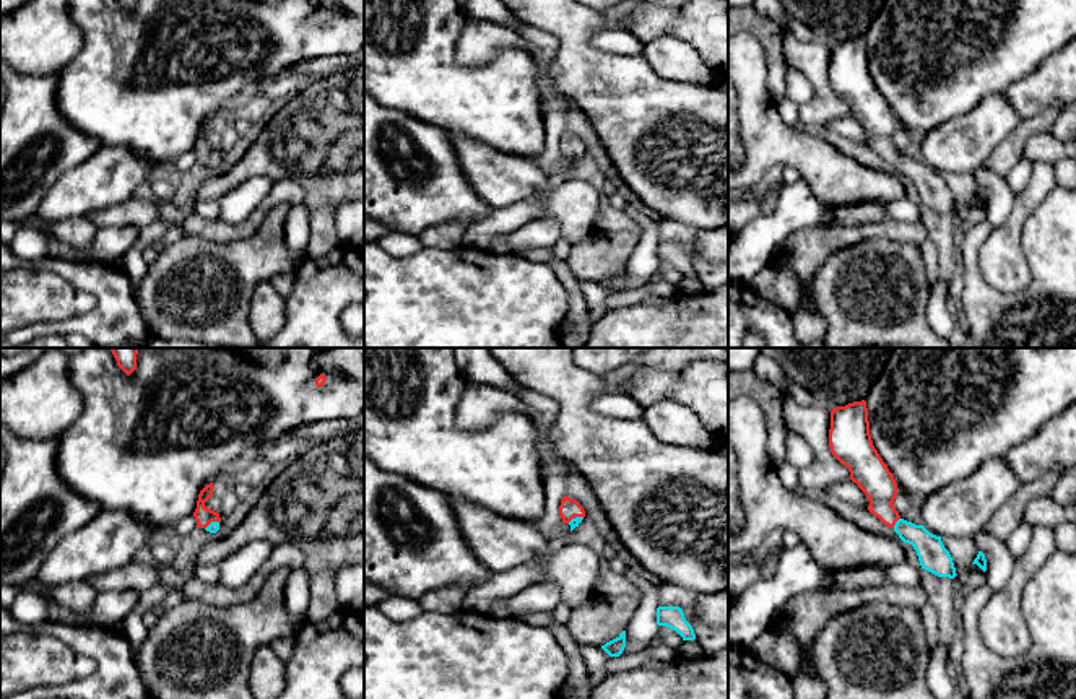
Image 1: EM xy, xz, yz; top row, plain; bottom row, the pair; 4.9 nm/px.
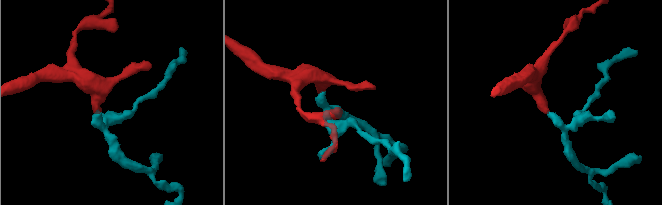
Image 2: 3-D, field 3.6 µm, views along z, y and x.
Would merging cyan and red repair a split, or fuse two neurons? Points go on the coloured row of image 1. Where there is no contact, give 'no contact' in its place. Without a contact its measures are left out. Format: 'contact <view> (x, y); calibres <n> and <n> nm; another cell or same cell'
contact yz (896, 522); calibres 150 and 170 nm; same cell

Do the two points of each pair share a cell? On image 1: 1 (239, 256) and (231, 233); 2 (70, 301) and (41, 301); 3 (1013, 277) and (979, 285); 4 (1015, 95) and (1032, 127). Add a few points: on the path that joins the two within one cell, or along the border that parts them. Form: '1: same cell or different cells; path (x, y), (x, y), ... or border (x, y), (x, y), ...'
1: different cells; border (265, 218), (241, 239), (197, 238)
2: same cell; path (64, 301), (47, 301)
3: different cells; border (979, 247), (979, 270), (995, 288), (1026, 290)
4: different cells; border (1058, 108), (1049, 106), (1036, 116), (1024, 119)

